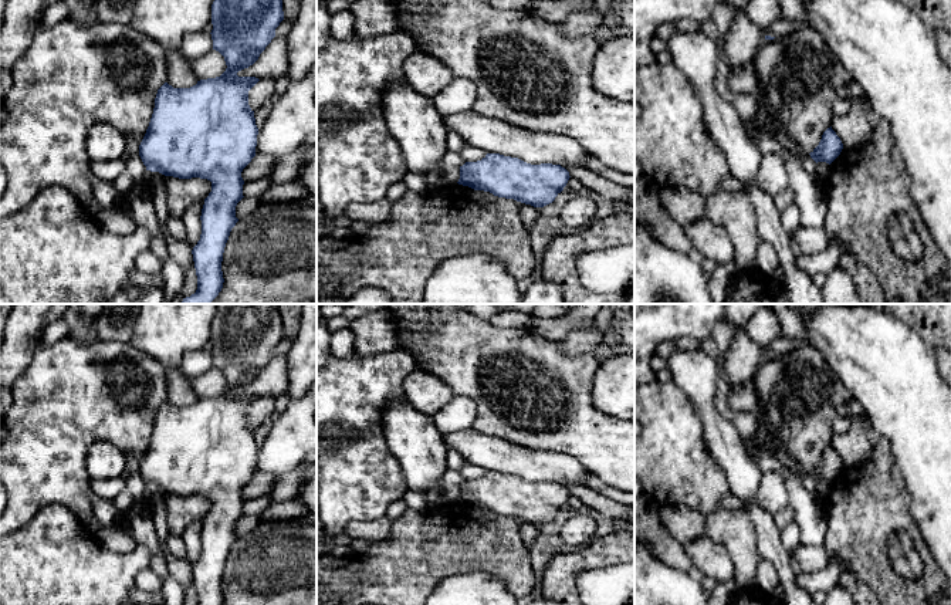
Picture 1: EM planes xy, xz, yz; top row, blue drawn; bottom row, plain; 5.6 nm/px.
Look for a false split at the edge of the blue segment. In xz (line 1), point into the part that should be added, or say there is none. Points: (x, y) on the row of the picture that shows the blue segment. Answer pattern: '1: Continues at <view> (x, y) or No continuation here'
1: No continuation here

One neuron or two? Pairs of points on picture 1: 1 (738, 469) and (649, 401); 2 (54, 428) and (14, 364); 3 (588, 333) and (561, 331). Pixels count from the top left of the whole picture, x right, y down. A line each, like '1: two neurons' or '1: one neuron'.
1: two neurons
2: two neurons
3: two neurons

